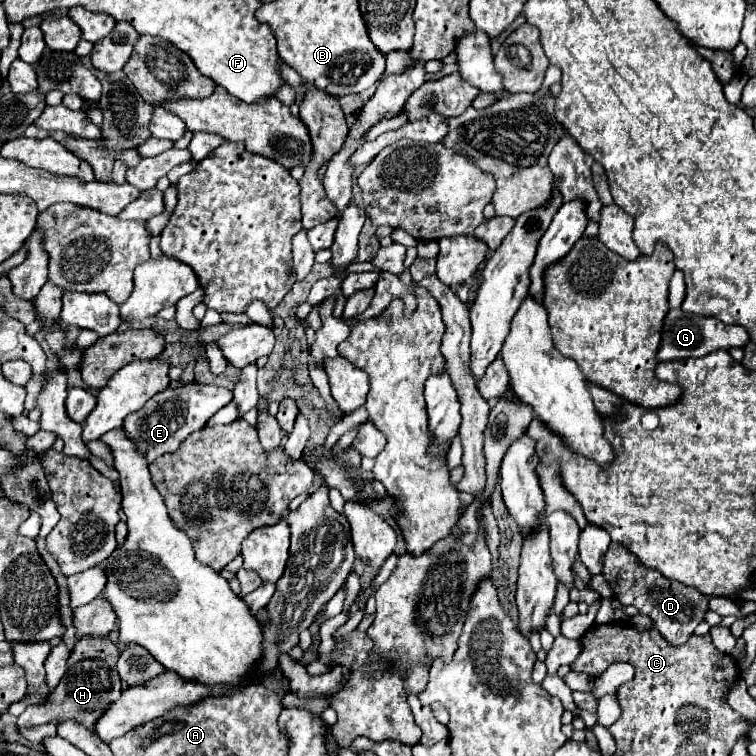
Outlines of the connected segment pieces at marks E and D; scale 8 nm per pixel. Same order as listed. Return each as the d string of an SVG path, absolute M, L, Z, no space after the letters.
M188 382L178 388L166 388L142 408L142 412L134 412L134 416L126 416L124 432L128 440L136 444L136 452L146 456L146 462L152 464L162 454L172 454L180 448L182 440L186 440L188 434L202 428L210 416L214 416L222 406L226 406L232 400L232 392L226 388L218 388L212 384L198 384Z
M610 544L604 556L604 578L612 584L614 596L624 604L632 604L640 614L652 618L652 628L656 628L672 646L682 646L694 634L694 628L708 612L708 596L702 596L696 588L684 586L676 580L666 580L660 572L646 570L640 560L622 548L620 544Z

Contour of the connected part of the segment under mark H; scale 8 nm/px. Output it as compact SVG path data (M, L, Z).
M88 638L88 640L78 640L68 664L66 664L66 674L62 676L60 684L48 694L48 698L42 704L32 704L24 710L24 714L18 718L18 730L20 734L30 740L32 744L44 744L46 738L56 736L58 724L66 718L72 718L80 722L86 730L94 732L96 722L100 716L108 710L112 702L118 700L122 694L122 682L116 670L116 662L120 658L120 650L110 638Z

